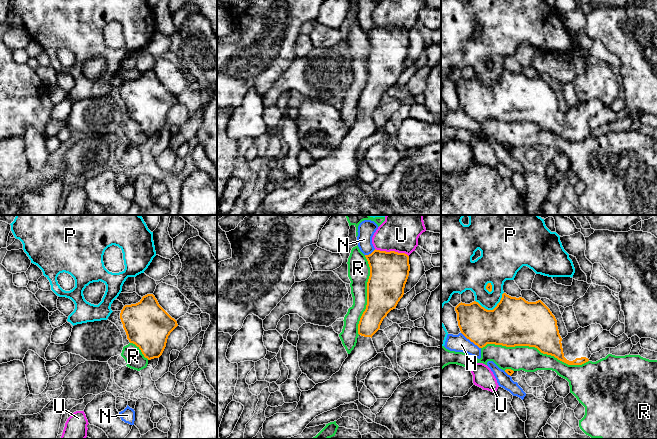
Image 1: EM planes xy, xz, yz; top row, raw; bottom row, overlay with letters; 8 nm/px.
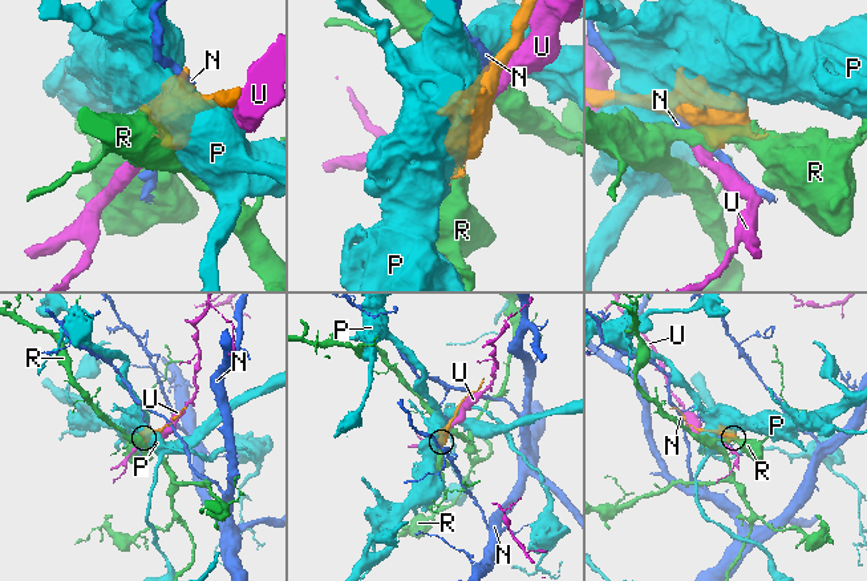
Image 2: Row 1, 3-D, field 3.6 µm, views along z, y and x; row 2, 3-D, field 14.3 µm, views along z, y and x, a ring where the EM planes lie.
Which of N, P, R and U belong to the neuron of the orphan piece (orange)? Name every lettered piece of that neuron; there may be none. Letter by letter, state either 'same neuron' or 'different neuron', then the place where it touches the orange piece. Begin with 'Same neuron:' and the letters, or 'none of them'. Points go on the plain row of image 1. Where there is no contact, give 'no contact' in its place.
Same neuron: none of them
N: different neuron; meets orange in yz at (471, 117)
P: different neuron; meets orange in yz at (493, 85)
R: different neuron; meets orange in yz at (535, 123)
U: different neuron; meets orange in xz at (392, 27)

